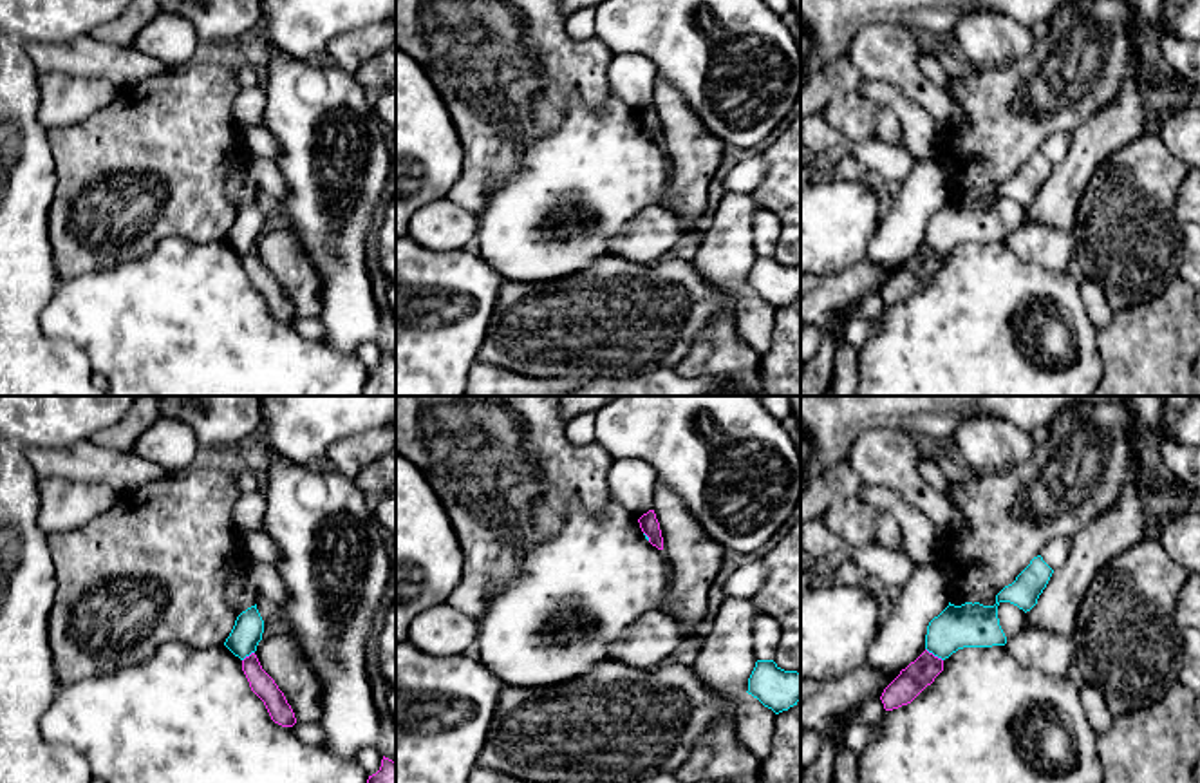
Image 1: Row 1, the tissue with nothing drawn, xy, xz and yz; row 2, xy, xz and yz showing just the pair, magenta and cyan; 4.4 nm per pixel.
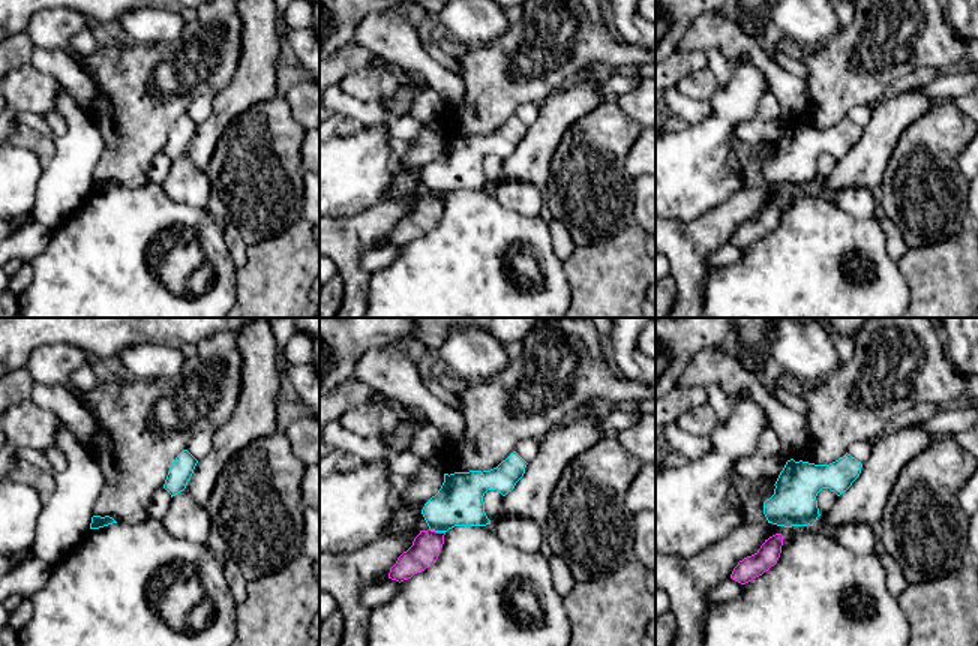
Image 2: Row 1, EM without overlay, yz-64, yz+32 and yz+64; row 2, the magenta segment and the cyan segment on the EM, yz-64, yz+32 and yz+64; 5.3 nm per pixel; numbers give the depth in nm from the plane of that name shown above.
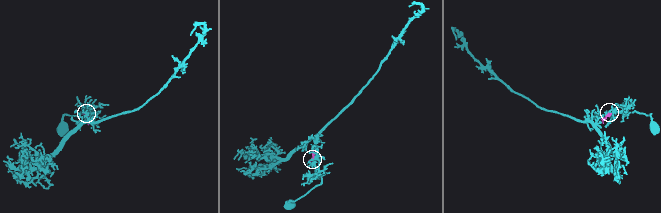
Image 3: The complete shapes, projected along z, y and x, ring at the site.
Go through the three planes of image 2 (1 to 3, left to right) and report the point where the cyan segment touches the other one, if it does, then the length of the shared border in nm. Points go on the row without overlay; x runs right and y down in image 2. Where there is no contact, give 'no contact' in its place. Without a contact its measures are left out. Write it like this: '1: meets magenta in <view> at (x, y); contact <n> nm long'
1: no contact
2: meets magenta in yz+32 at (437, 197); contact 90 nm long
3: no contact

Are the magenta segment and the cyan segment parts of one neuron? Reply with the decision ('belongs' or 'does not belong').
does not belong

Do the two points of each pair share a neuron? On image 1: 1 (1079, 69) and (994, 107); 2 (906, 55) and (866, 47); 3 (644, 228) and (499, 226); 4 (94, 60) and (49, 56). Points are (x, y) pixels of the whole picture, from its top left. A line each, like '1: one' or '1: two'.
1: one
2: one
3: two
4: one

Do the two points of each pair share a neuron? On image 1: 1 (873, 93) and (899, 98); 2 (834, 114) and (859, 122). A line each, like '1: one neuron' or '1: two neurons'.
1: one neuron
2: one neuron

